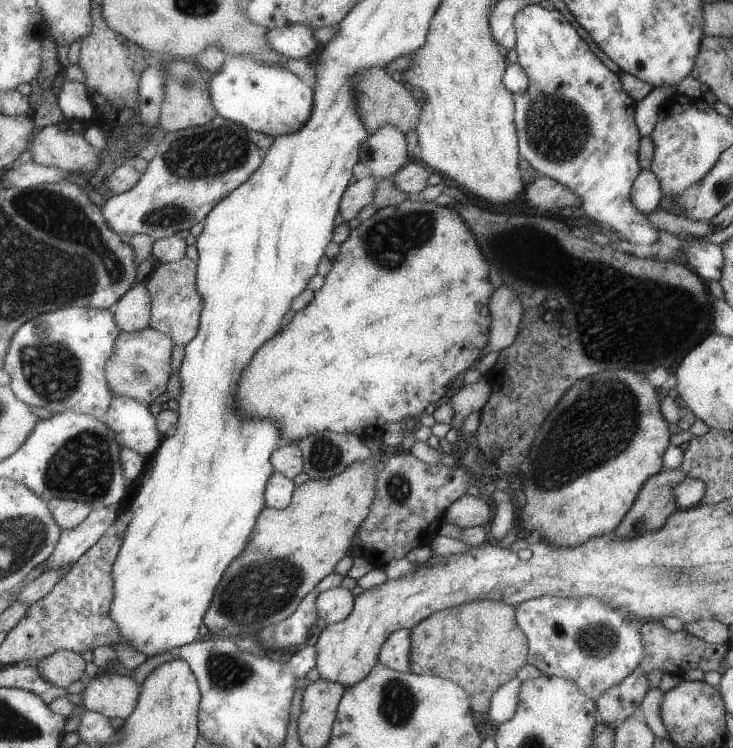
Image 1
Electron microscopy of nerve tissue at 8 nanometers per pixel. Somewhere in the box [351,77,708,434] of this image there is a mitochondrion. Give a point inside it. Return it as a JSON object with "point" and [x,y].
{"point":[556,128]}

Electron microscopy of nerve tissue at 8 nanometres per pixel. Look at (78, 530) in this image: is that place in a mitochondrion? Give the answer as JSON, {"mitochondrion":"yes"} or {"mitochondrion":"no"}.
{"mitochondrion":"no"}

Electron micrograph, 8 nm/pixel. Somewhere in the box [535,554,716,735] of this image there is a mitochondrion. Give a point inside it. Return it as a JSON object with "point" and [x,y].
{"point":[598,640]}

